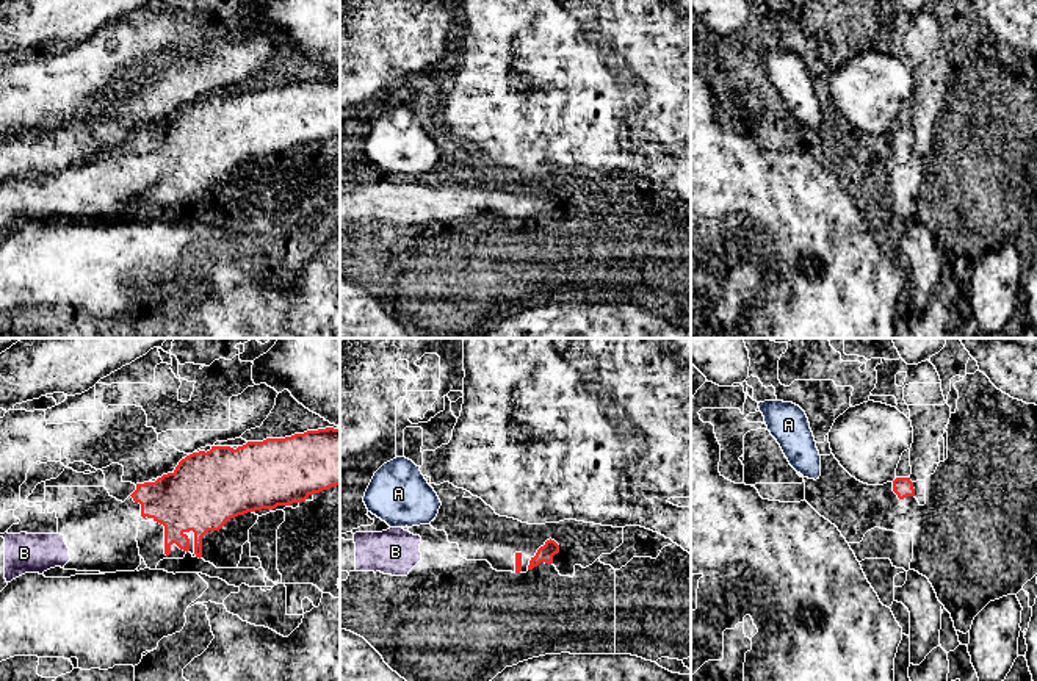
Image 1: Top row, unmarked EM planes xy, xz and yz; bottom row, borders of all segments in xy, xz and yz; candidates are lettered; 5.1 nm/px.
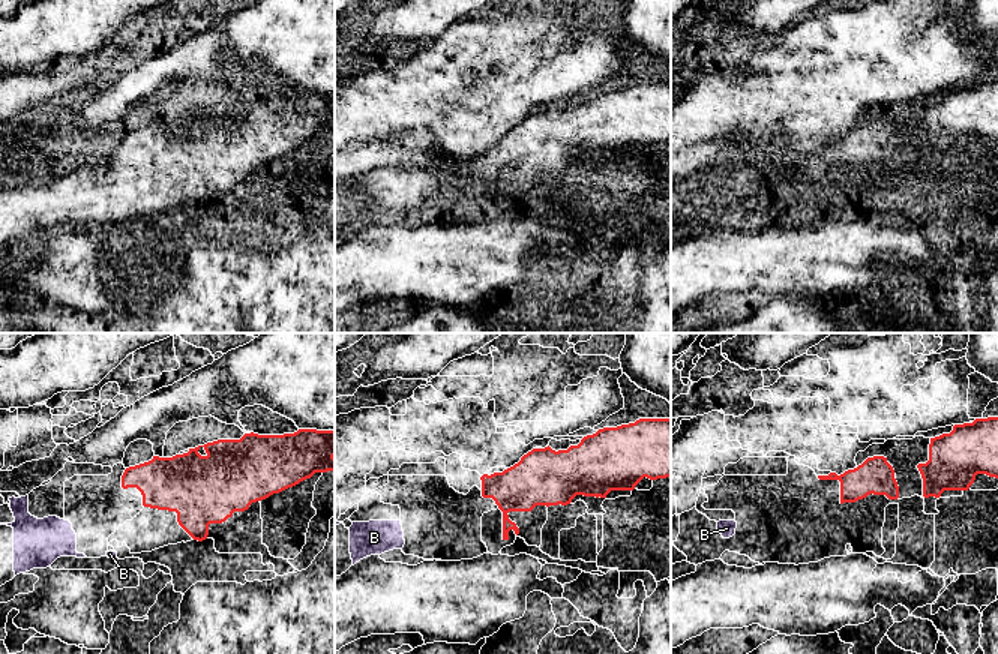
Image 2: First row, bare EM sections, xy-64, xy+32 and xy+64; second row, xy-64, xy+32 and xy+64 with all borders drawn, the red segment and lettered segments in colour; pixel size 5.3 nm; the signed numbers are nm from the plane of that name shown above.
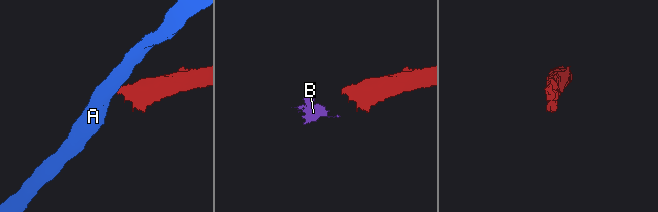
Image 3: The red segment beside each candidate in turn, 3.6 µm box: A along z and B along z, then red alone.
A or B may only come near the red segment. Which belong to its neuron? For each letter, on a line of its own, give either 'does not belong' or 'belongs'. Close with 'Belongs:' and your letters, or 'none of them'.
A: does not belong
B: belongs
Belongs: B

